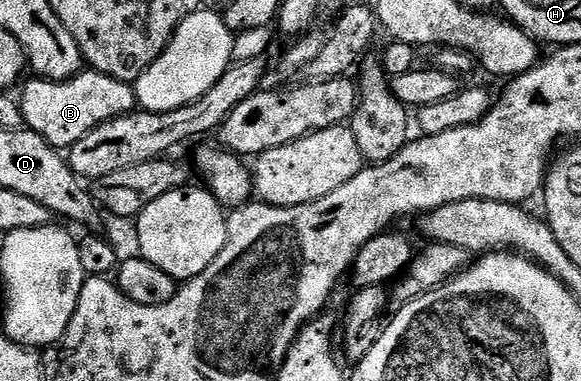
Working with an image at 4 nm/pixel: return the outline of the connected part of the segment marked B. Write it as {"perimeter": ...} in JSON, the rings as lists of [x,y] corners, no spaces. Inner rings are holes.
{"perimeter":[[[83,70],[70,80],[28,80],[21,85],[20,95],[25,127],[59,150],[69,150],[88,134],[88,130],[138,108],[133,83],[106,76],[103,72]]]}

